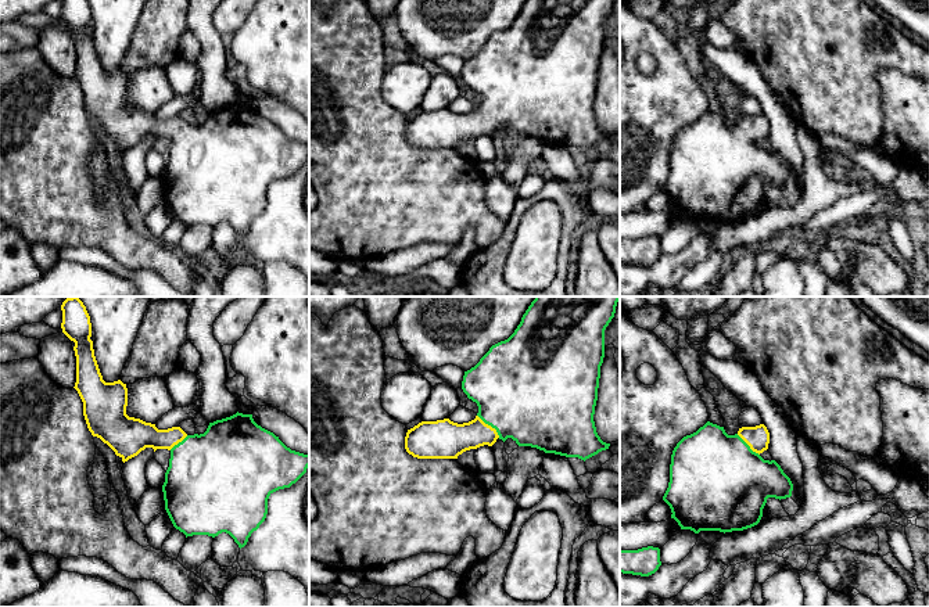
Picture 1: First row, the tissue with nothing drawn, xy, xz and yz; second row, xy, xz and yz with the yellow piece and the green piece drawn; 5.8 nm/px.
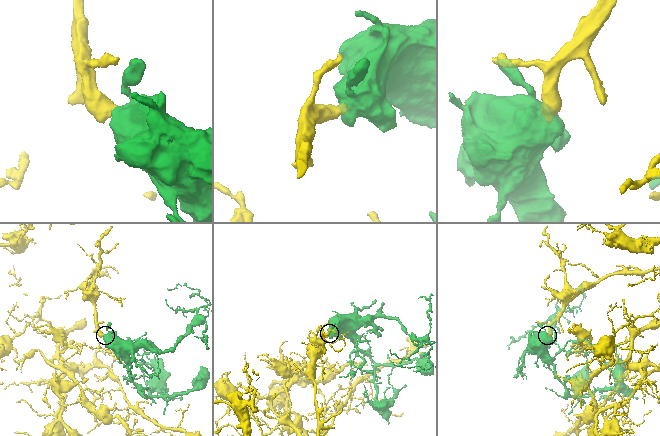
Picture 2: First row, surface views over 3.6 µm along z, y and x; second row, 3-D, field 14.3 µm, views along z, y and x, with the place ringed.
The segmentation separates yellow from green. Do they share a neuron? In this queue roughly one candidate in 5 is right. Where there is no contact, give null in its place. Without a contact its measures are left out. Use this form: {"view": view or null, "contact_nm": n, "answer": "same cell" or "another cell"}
{"view": "xz", "contact_nm": 190, "answer": "same cell"}

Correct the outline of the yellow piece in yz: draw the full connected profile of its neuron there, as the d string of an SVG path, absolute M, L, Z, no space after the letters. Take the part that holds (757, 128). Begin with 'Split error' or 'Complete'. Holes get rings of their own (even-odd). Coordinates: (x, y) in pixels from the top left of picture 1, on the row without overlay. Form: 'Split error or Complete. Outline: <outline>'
Split error. Outline: M707 111L696 122L684 126L672 140L670 172L663 190L671 198L681 219L732 222L757 215L768 187L786 188L792 186L793 173L775 150L764 150L760 144L768 139L770 122L764 114L742 116L735 125L728 125L724 116Z

